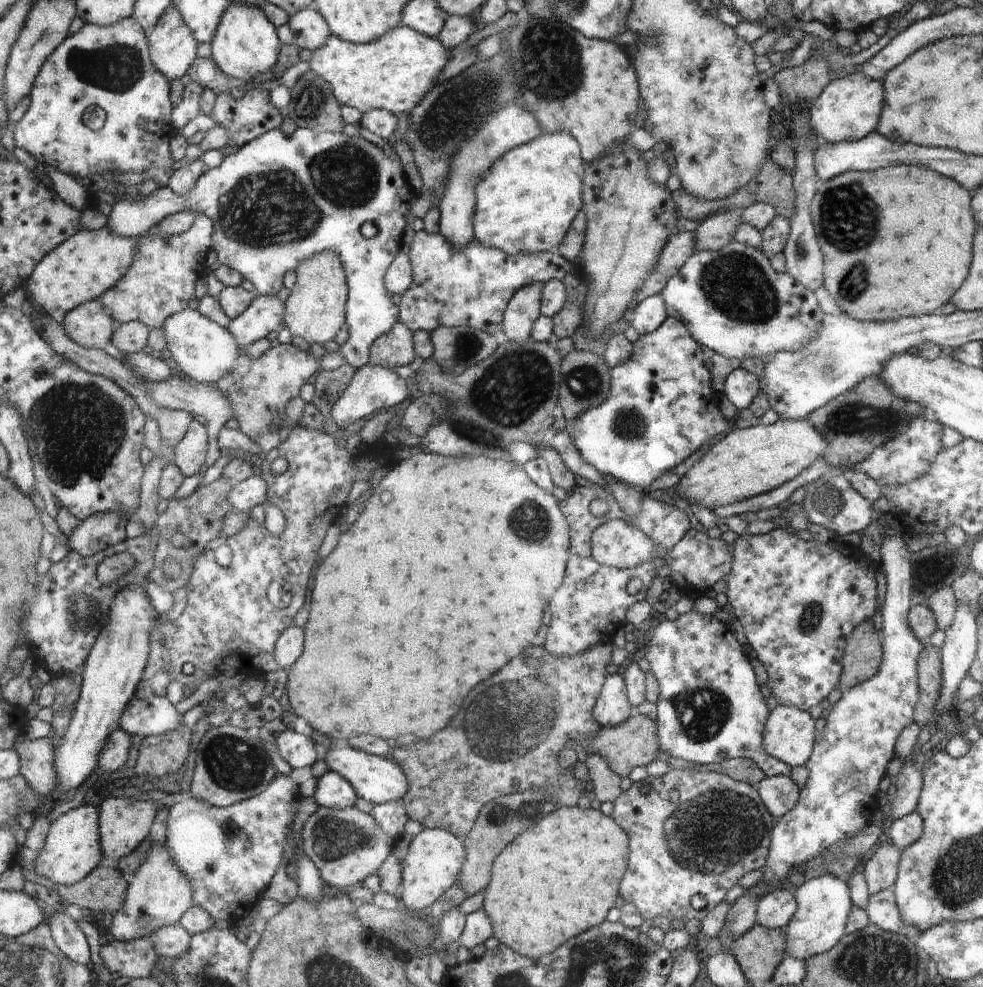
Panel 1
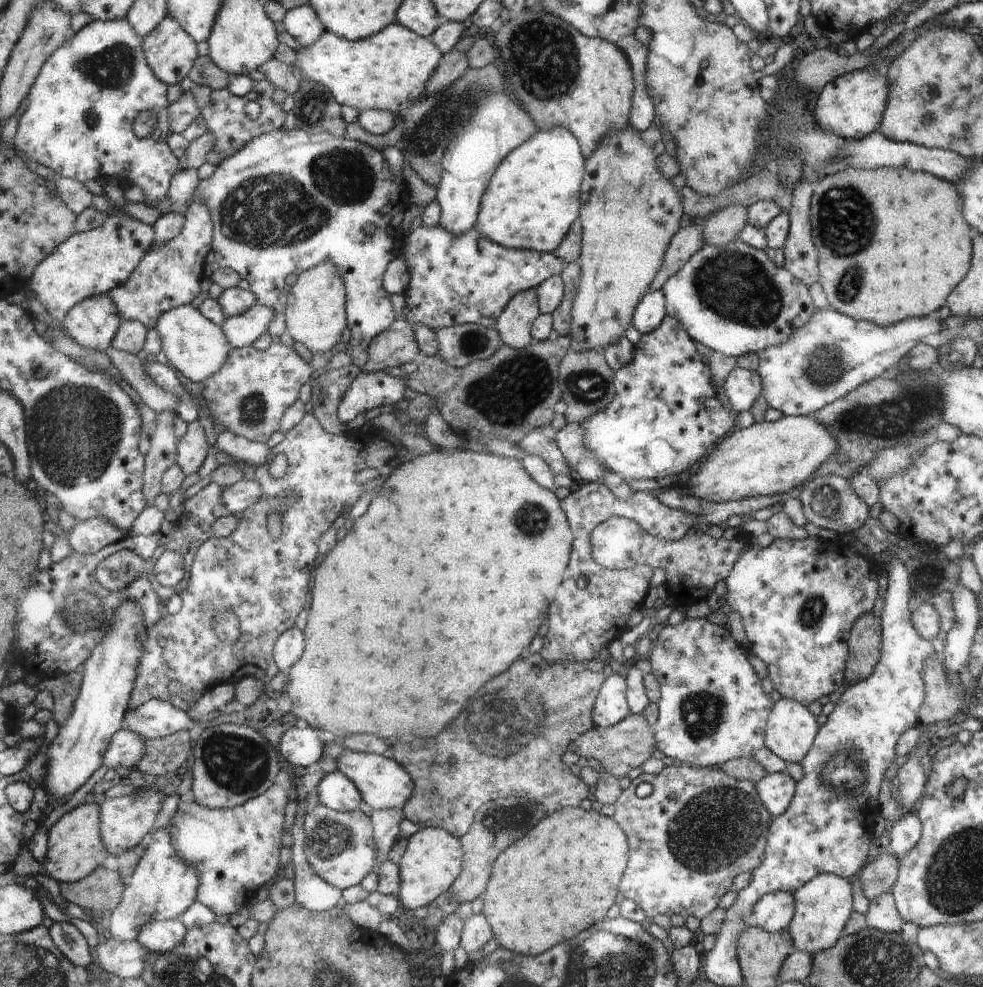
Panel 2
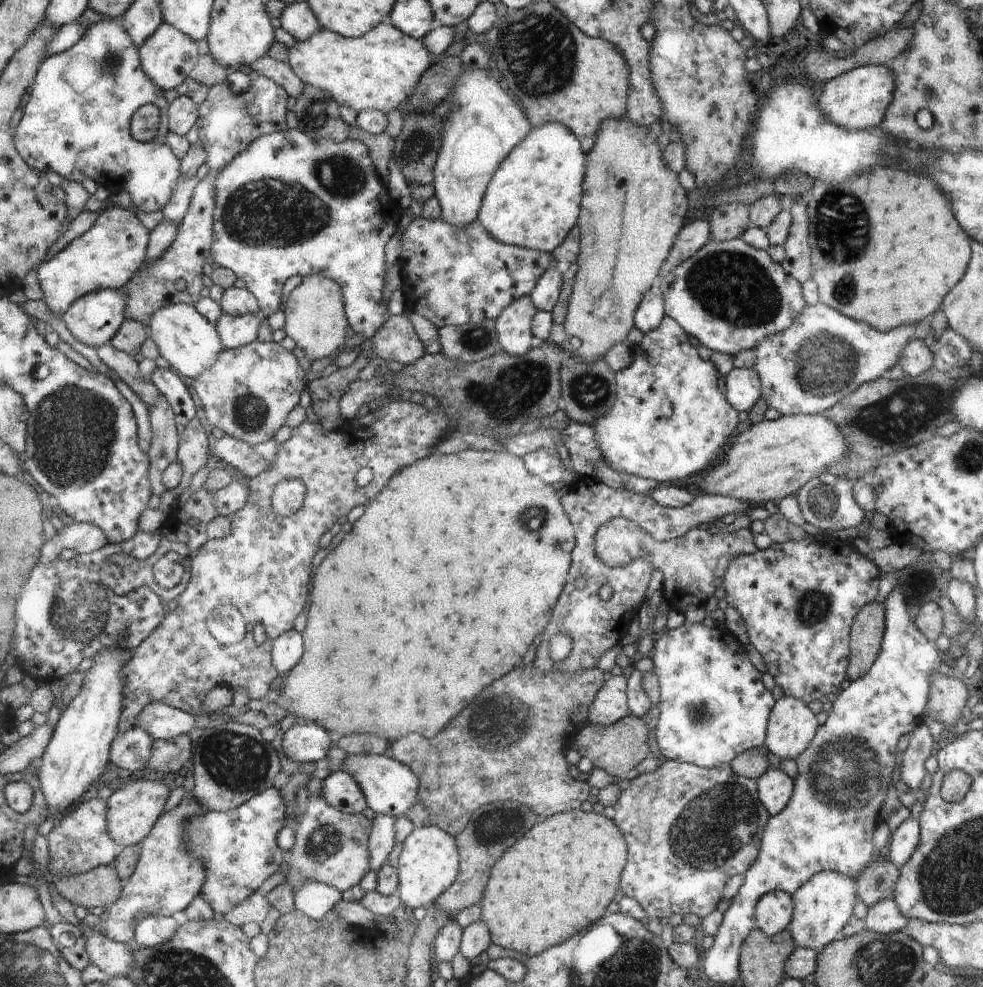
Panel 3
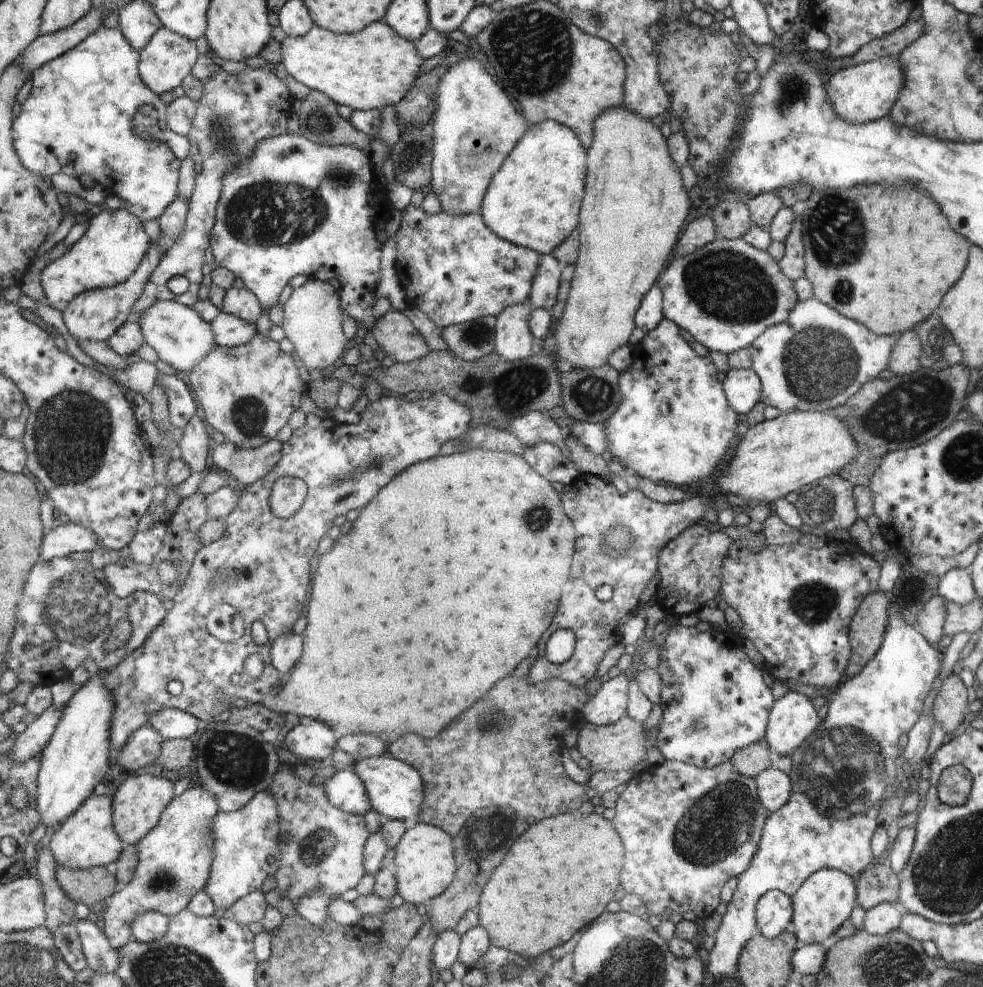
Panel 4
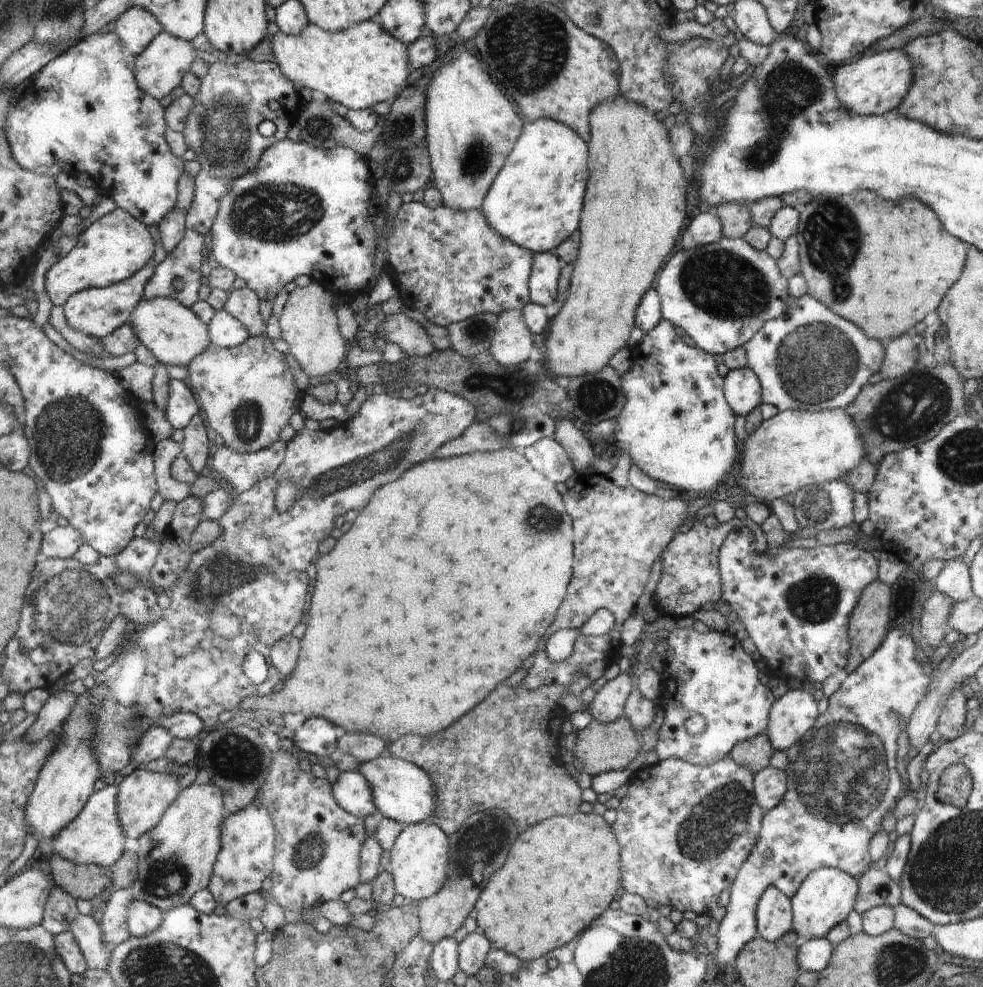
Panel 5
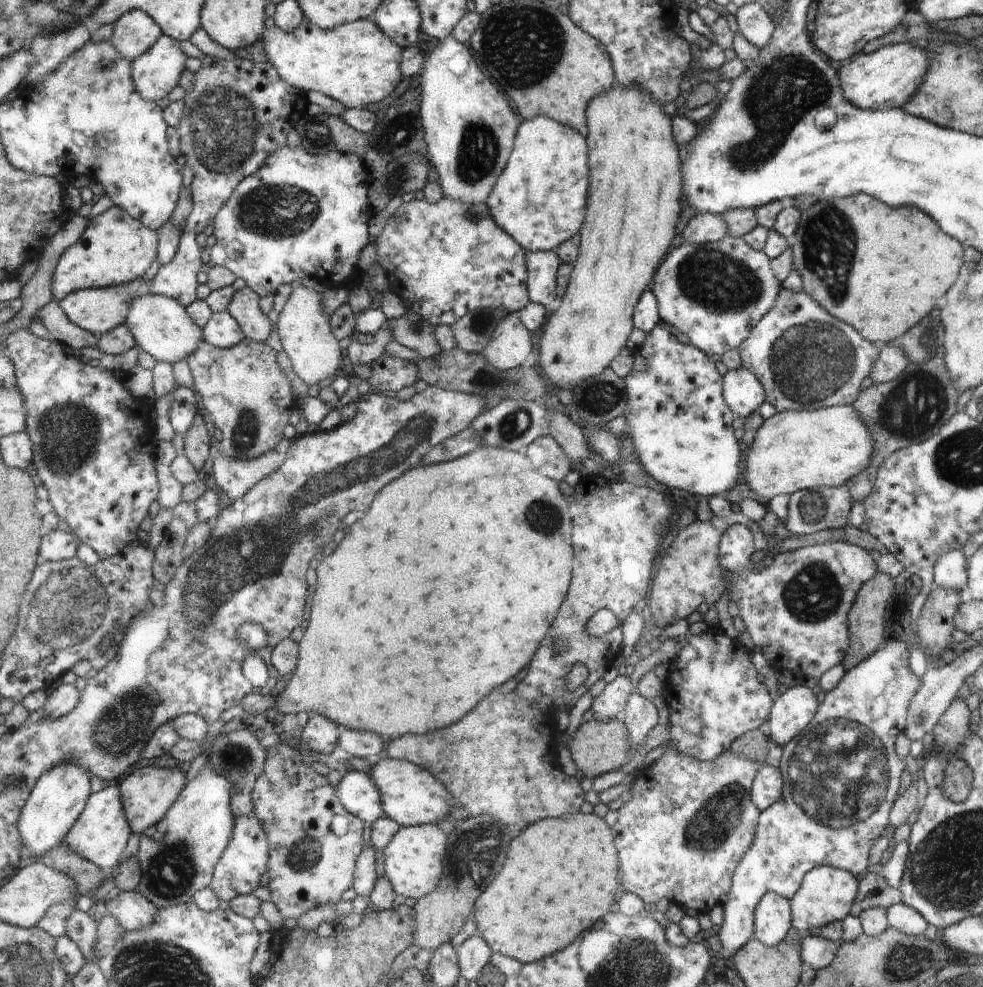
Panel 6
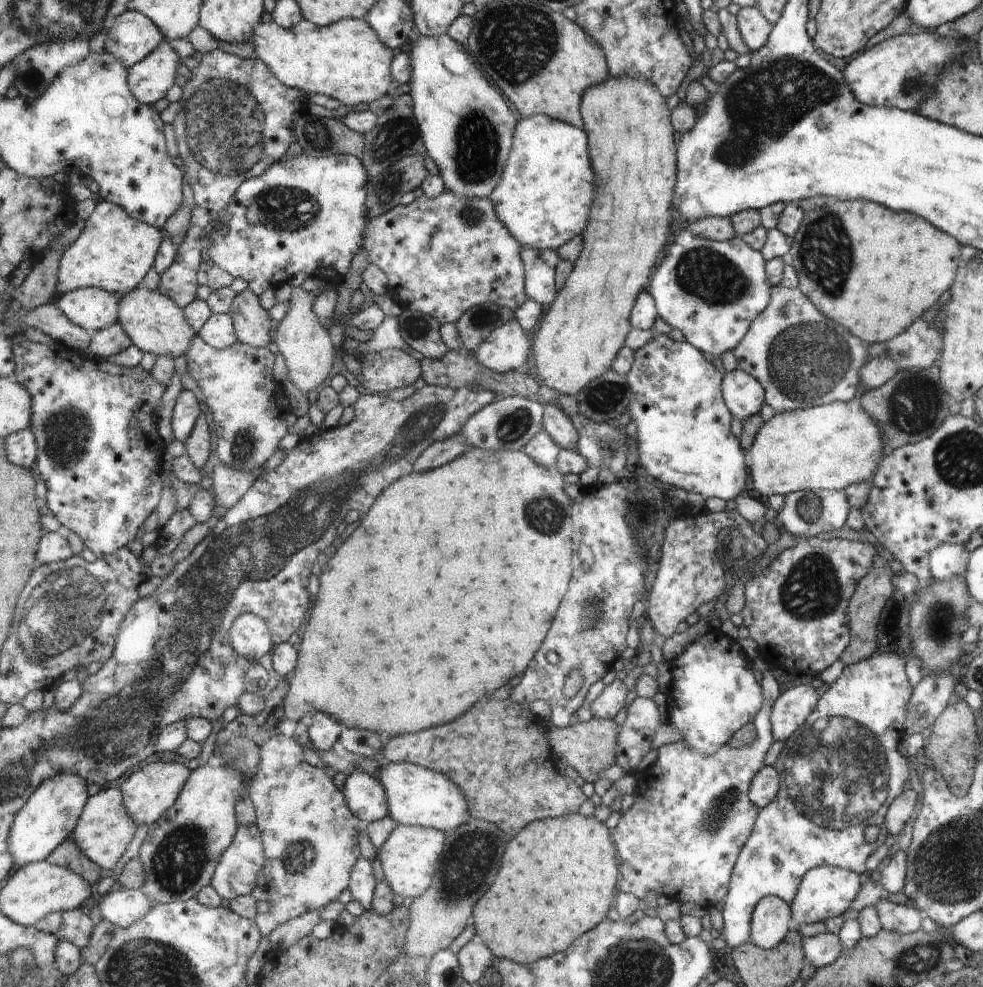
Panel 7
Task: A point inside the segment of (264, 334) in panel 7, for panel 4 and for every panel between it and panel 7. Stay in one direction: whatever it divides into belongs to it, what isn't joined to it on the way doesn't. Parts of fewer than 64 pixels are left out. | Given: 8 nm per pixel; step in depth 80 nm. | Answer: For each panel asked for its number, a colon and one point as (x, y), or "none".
4: (240, 302)
5: (242, 303)
6: (244, 307)

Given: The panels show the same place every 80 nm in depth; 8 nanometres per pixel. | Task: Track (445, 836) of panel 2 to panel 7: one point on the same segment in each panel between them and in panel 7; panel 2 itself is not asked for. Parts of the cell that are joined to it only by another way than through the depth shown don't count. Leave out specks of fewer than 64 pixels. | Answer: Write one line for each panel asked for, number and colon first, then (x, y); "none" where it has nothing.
3: (429, 862)
4: (424, 865)
5: (418, 864)
6: (413, 859)
7: (409, 858)

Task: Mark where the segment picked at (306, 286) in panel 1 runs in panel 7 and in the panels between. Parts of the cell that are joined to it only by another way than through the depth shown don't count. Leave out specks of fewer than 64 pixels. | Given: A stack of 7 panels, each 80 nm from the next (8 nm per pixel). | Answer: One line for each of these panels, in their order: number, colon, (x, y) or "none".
2: (314, 314)
3: (314, 314)
4: (312, 315)
5: (308, 322)
6: (303, 325)
7: (302, 340)

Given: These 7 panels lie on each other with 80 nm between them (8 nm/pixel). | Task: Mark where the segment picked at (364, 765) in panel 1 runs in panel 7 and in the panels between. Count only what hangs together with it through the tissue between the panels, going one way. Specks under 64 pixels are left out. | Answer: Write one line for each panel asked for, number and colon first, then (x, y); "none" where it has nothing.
2: (384, 784)
3: (391, 788)
4: (396, 791)
5: (403, 792)
6: (410, 795)
7: (417, 796)

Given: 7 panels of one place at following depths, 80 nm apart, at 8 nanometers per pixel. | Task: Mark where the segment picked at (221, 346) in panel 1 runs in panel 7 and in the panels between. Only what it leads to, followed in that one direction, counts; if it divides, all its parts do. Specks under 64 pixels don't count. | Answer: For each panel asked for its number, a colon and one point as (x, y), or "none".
2: (196, 346)
3: (192, 344)
4: (181, 336)
5: (176, 335)
6: (163, 326)
7: (156, 322)

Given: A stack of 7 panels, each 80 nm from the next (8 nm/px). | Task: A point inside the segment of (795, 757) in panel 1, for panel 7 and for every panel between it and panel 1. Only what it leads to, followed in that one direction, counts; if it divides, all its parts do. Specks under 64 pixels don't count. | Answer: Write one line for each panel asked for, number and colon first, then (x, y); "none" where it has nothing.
2: (790, 735)
3: (792, 727)
4: (794, 719)
5: (794, 713)
6: (794, 710)
7: (795, 705)

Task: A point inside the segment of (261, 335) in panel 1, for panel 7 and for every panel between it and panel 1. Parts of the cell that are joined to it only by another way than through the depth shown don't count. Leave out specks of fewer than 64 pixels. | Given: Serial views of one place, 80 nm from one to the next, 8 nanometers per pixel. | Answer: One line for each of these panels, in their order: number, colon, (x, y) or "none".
2: (243, 330)
3: (237, 331)
4: (232, 331)
5: (226, 331)
6: (223, 330)
7: (219, 331)

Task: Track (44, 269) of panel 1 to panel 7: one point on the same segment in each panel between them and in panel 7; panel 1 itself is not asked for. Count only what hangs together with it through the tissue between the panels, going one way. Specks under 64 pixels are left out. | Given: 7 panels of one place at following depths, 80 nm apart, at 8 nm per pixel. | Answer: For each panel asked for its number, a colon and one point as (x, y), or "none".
2: (93, 263)
3: (108, 256)
4: (113, 248)
5: (117, 246)
6: (117, 248)
7: (115, 252)

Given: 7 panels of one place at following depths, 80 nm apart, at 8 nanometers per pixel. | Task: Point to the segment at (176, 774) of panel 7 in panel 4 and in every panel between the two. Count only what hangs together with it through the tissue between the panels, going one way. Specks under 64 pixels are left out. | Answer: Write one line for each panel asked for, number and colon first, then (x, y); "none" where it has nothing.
4: (140, 802)
5: (146, 797)
6: (149, 793)

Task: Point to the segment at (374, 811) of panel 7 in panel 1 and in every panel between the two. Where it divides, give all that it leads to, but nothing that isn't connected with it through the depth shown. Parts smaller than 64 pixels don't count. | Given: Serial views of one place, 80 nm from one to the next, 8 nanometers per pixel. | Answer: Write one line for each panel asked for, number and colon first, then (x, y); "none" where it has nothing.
1: (333, 791)
2: (335, 790)
3: (340, 789)
4: (345, 789)
5: (352, 791)
6: (359, 795)

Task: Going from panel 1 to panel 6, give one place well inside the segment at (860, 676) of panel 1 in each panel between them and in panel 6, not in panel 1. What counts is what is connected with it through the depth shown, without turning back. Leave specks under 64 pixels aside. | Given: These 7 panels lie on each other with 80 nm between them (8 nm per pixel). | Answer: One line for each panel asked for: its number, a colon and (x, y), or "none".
2: (864, 647)
3: (870, 629)
4: (868, 633)
5: (867, 631)
6: (867, 634)

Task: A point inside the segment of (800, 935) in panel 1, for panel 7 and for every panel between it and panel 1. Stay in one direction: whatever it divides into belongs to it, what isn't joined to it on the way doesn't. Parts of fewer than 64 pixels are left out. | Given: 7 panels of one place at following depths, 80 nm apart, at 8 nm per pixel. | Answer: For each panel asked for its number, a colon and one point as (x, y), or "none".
2: (823, 905)
3: (824, 904)
4: (825, 901)
5: (826, 897)
6: (826, 895)
7: (825, 892)

